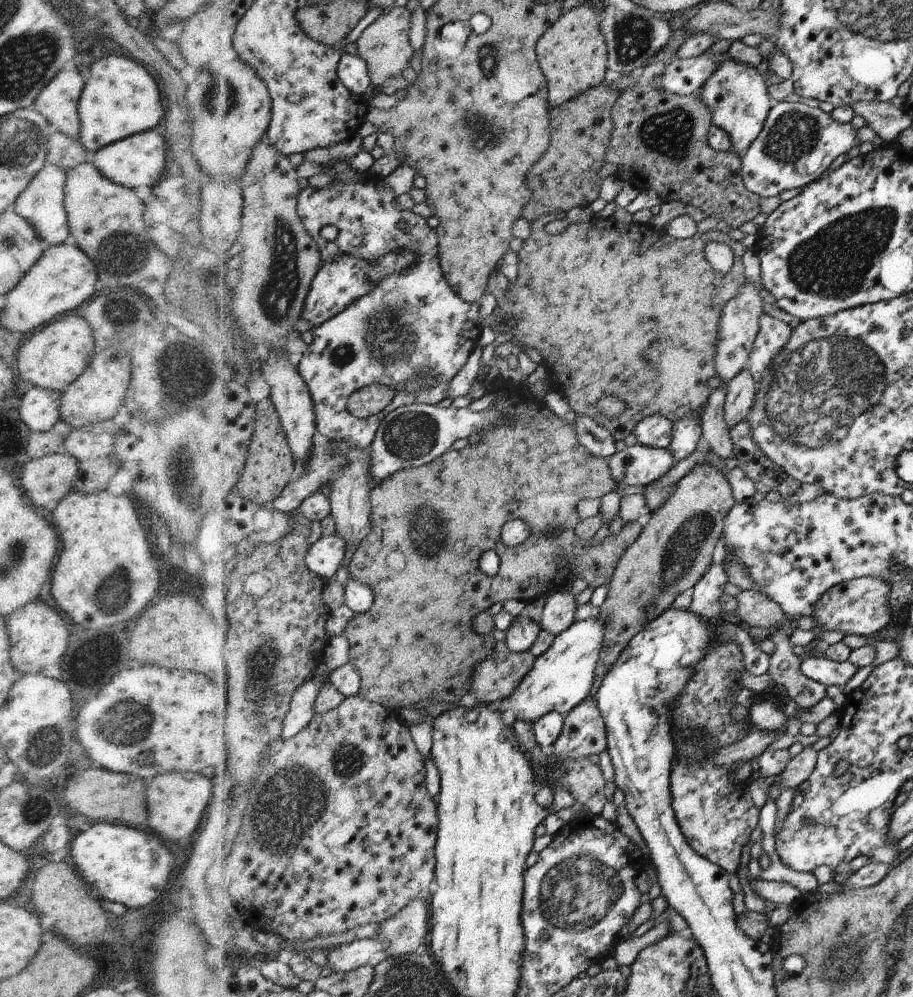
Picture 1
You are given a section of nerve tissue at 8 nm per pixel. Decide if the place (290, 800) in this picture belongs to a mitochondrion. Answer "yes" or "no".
yes

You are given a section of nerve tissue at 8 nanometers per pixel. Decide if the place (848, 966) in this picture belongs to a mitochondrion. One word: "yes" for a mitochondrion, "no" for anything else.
yes

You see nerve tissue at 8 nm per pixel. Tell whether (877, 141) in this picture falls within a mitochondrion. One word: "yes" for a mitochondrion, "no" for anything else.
no

